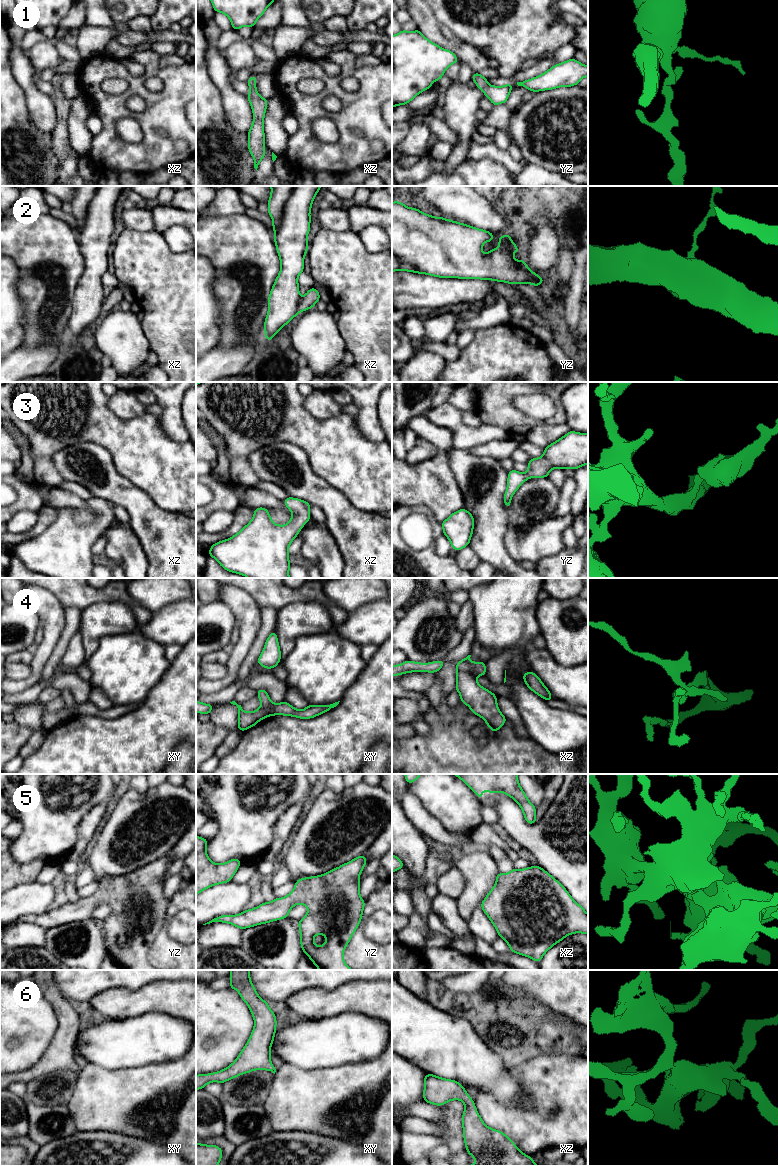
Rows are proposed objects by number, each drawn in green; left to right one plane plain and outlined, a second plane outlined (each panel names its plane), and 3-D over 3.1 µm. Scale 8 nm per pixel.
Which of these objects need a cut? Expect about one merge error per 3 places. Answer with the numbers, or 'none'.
2, 4

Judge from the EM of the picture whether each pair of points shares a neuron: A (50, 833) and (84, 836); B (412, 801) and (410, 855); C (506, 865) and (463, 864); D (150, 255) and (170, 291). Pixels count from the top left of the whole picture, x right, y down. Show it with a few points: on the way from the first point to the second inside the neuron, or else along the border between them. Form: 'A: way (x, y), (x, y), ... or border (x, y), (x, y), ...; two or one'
A: border (87, 813), (78, 826), (77, 841), (71, 850); two
B: border (402, 808), (405, 816), (419, 832); two
C: border (495, 861), (499, 871); two
D: way (150, 264), (150, 269), (163, 282); one

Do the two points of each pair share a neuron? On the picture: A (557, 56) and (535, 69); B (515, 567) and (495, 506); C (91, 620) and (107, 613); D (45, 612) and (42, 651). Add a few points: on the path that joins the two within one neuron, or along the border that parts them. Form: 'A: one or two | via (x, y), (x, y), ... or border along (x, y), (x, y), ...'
A: one | via (552, 60), (540, 67)
B: one | via (499, 553), (495, 549), (495, 522)
C: one | via (95, 620), (103, 617)
D: one | via (49, 622), (49, 641)

